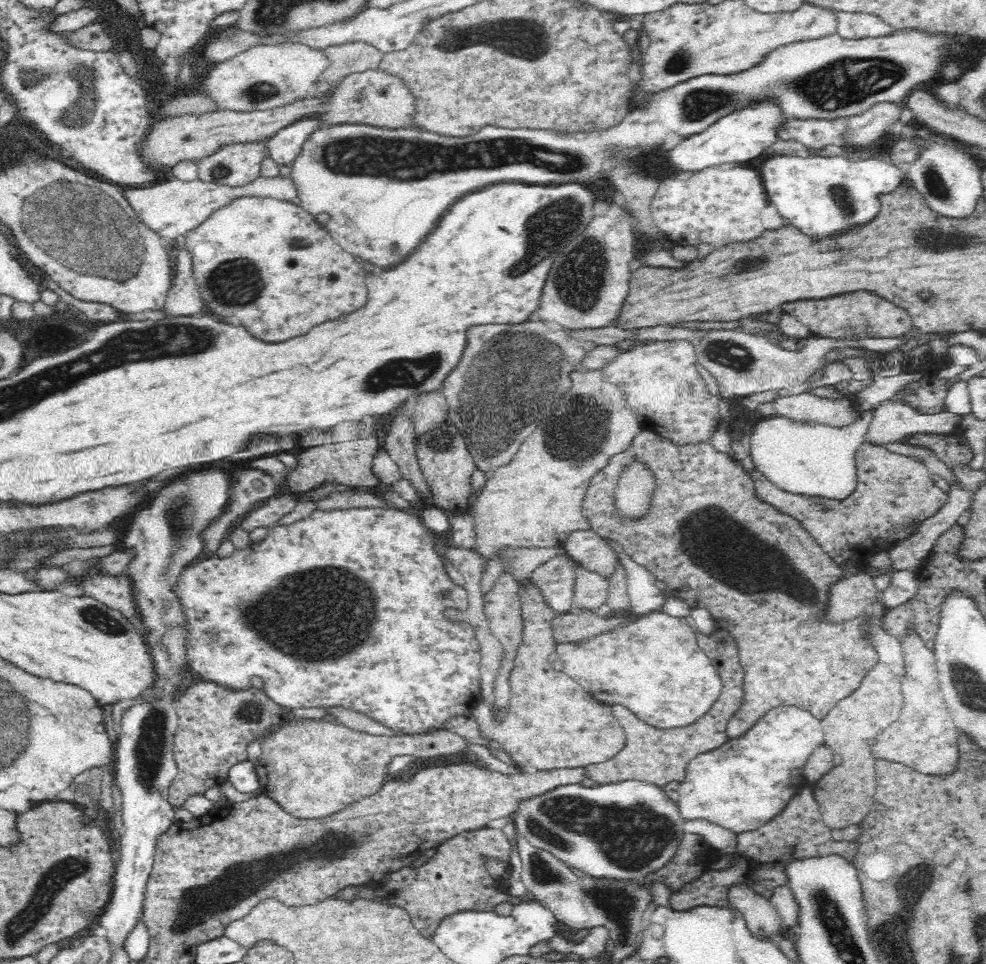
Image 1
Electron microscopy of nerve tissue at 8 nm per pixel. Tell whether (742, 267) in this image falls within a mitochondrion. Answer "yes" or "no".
yes

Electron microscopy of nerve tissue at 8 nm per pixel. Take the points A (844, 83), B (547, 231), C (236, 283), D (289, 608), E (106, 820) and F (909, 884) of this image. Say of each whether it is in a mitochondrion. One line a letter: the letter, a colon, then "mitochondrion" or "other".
A: mitochondrion
B: mitochondrion
C: mitochondrion
D: mitochondrion
E: other
F: mitochondrion

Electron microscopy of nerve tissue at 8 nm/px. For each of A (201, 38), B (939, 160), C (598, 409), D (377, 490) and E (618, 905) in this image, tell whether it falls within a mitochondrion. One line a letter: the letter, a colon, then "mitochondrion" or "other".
A: other
B: other
C: mitochondrion
D: other
E: mitochondrion

